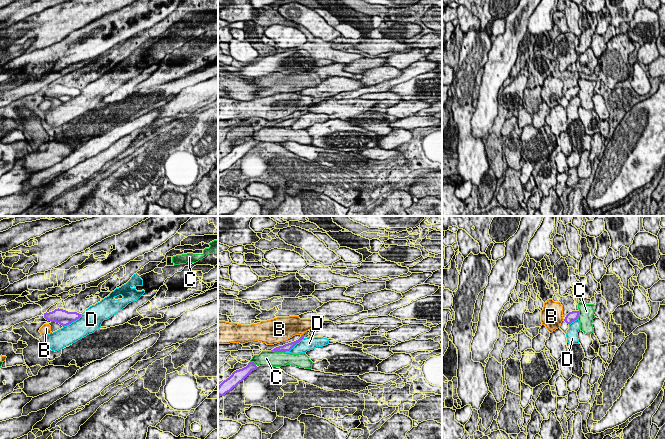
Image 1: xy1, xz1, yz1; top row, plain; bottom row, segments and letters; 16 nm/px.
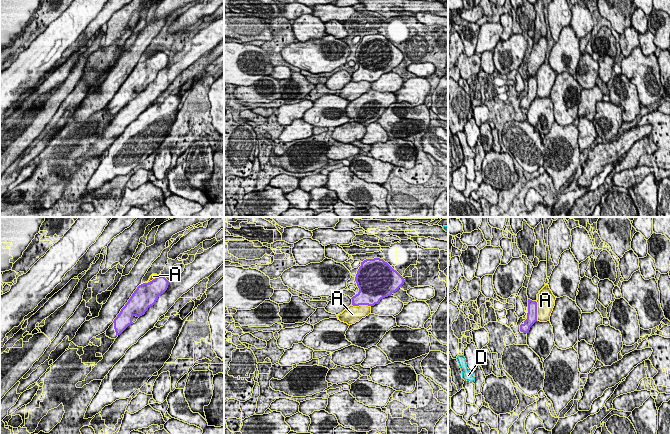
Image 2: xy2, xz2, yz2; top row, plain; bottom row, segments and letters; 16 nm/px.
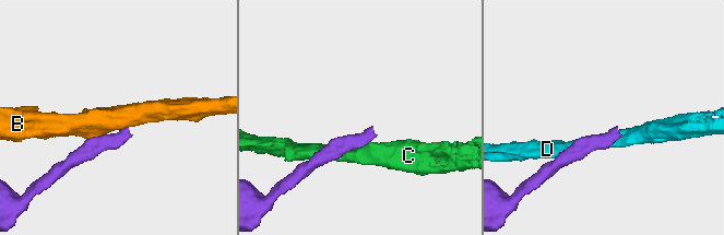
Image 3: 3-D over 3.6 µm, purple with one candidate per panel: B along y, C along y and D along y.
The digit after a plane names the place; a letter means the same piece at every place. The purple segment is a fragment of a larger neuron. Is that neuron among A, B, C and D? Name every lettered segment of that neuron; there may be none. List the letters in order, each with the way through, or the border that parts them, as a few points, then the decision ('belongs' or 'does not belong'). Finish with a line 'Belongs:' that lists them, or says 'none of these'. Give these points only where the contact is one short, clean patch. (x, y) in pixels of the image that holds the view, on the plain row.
A: does not belong
B: border xz1 (303, 109), (301, 111); does not belong
C: does not belong
D: border xy1 (81, 90), (63, 103); does not belong
Belongs: none of these

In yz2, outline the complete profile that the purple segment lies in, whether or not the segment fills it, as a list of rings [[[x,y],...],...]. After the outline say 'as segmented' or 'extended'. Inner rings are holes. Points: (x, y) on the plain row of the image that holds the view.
[[[528,75],[527,95],[520,101],[520,107],[528,109],[530,103],[537,97],[537,78]]]; as segmented

